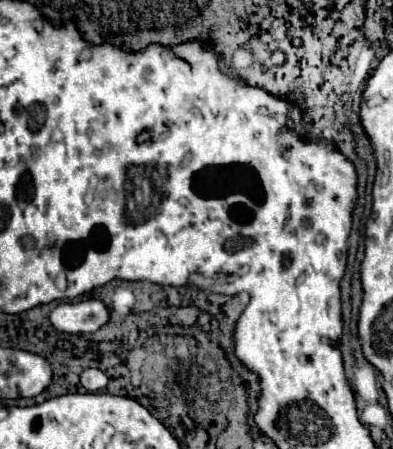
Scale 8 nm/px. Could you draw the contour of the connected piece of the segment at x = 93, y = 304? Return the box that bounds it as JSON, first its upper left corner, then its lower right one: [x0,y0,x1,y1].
[49,298,111,334]

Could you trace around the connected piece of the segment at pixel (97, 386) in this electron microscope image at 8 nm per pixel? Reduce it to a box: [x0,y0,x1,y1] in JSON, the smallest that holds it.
[81,368,107,392]

